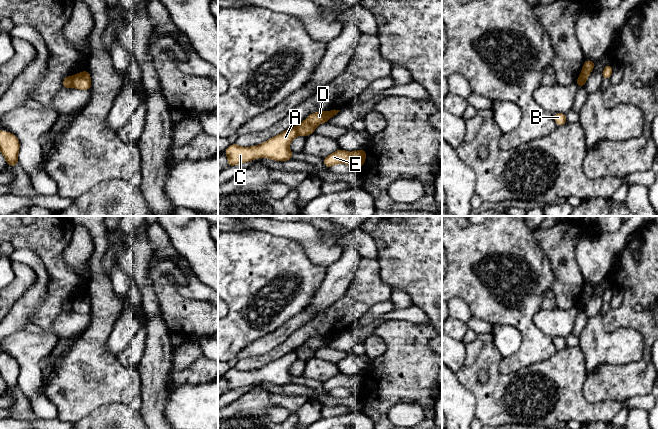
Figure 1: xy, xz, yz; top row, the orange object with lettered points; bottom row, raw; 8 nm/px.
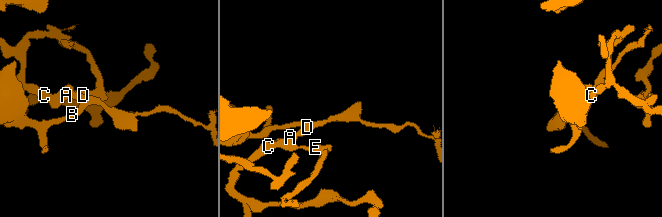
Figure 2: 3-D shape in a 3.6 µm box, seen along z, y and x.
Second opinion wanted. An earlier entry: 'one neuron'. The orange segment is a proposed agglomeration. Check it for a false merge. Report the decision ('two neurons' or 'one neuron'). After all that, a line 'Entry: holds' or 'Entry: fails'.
two neurons
Entry: fails

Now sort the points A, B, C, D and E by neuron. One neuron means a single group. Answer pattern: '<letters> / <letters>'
A C E / B D

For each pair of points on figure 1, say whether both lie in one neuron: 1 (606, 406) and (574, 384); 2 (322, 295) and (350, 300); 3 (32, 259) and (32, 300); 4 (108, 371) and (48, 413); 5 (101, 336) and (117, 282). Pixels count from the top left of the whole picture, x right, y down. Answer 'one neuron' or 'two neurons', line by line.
1: one neuron
2: two neurons
3: one neuron
4: two neurons
5: two neurons

